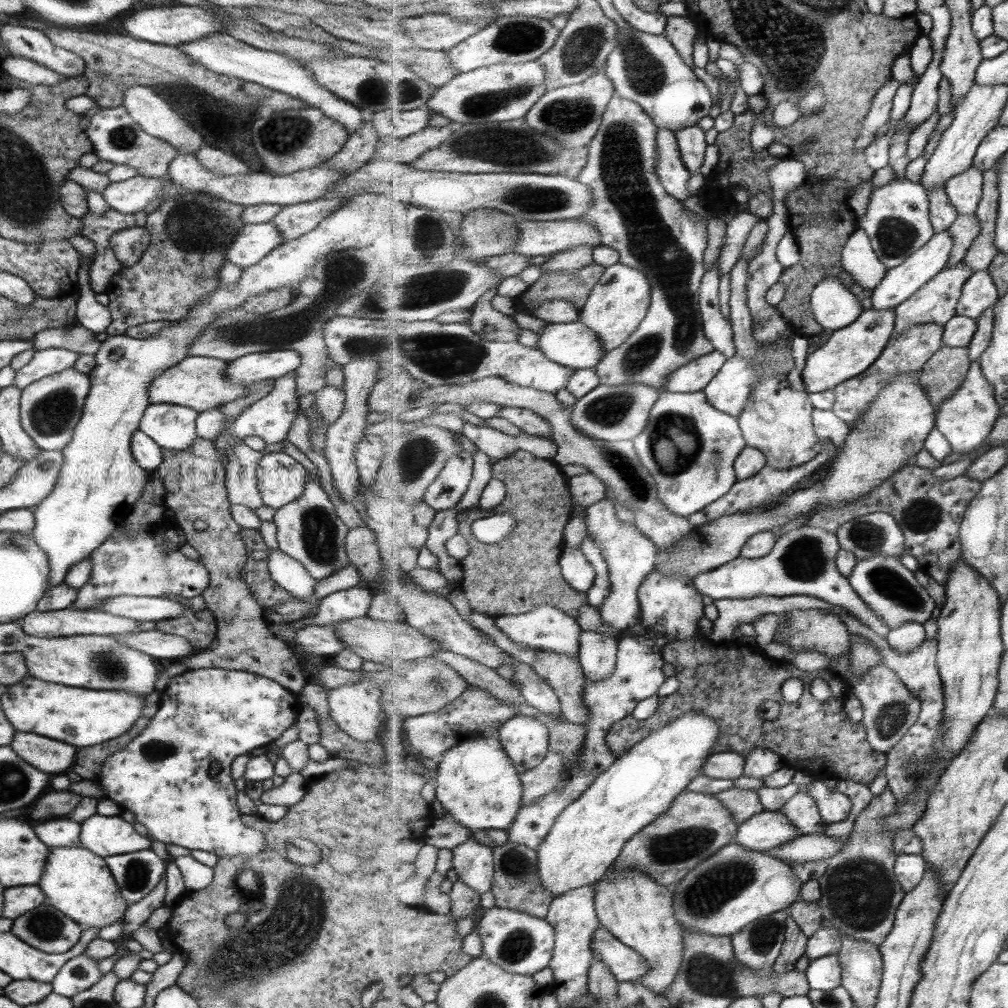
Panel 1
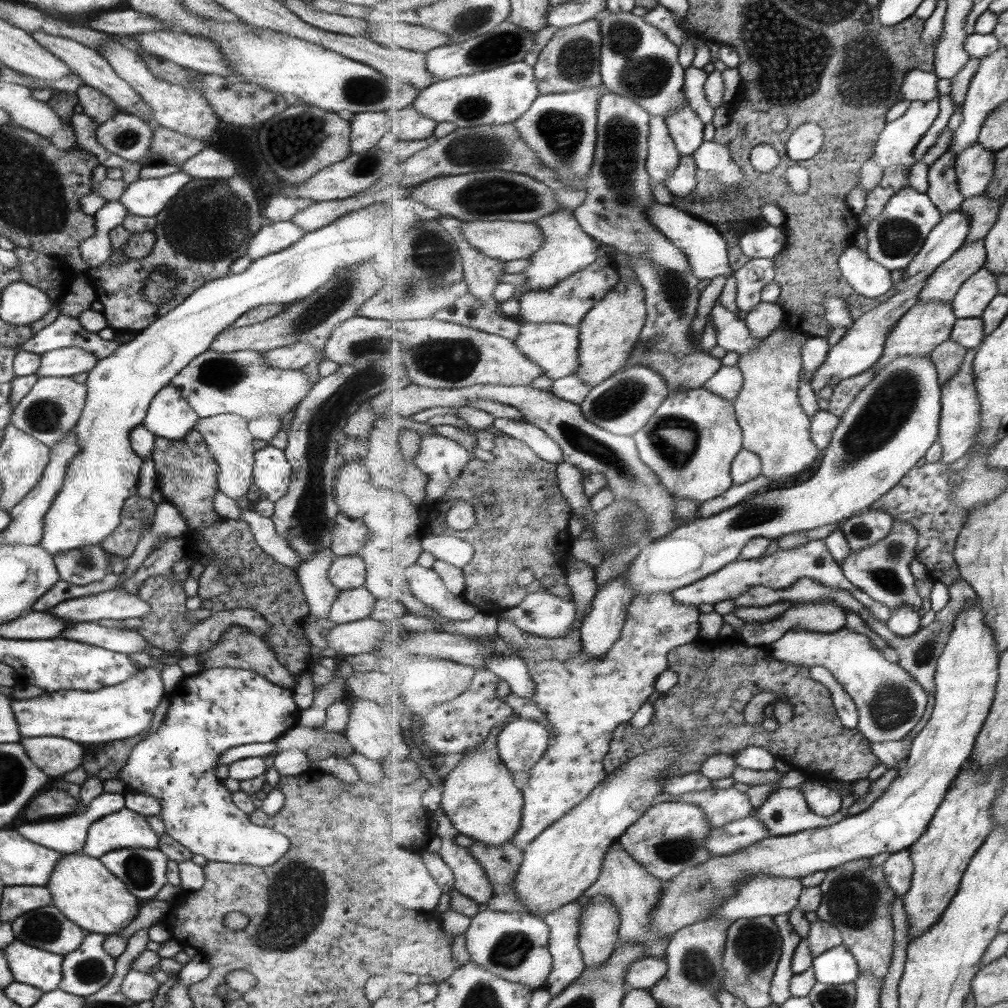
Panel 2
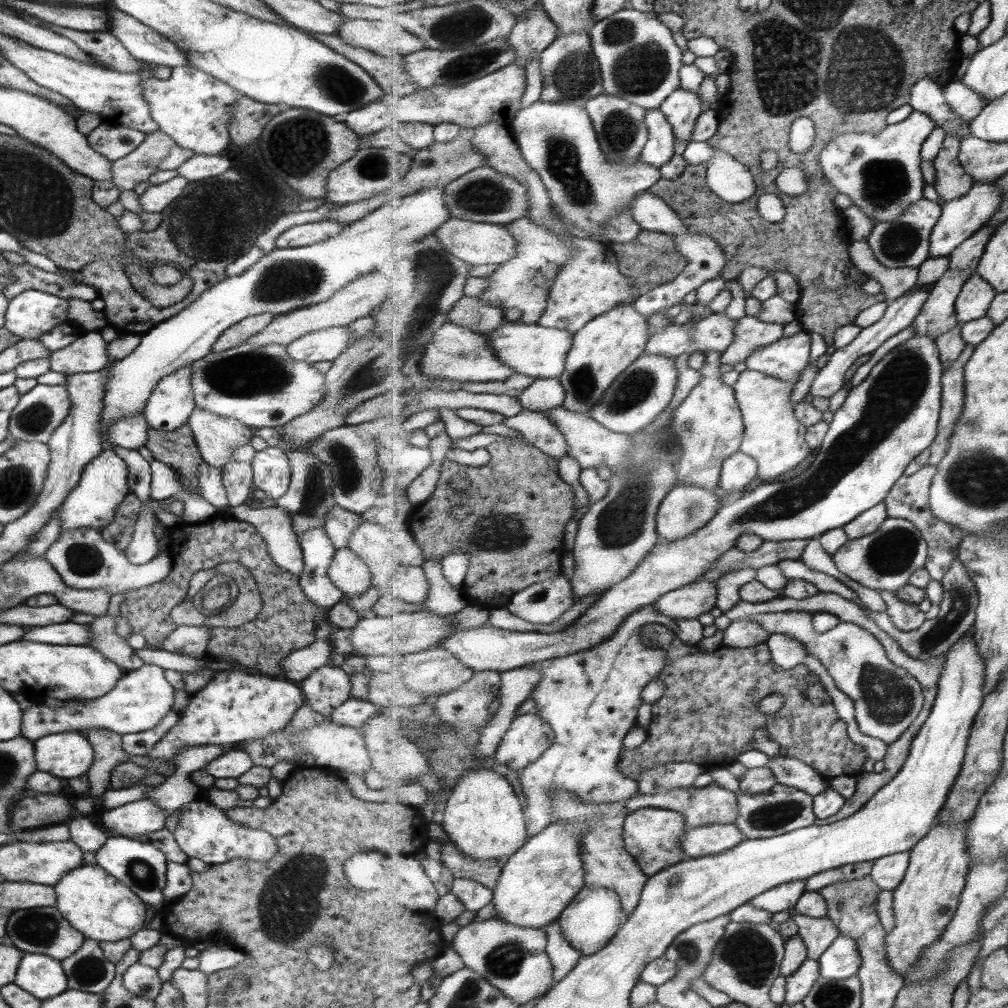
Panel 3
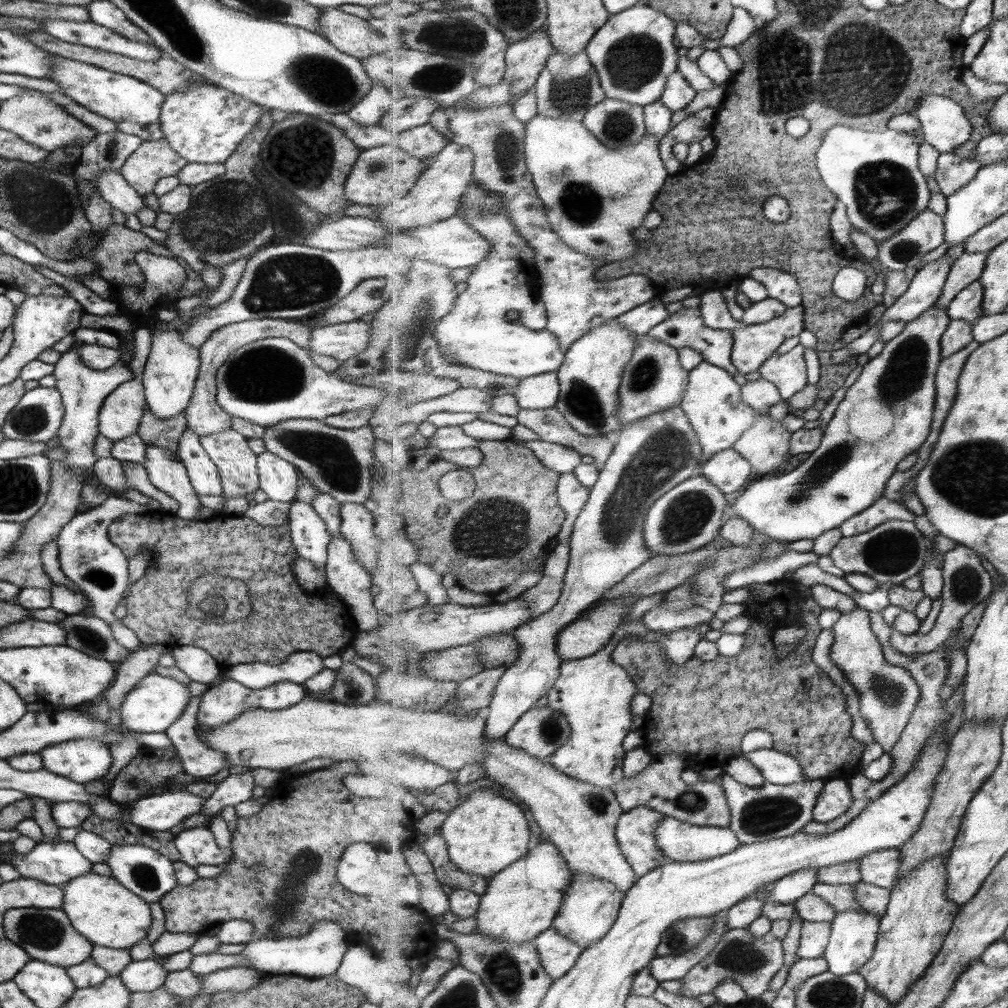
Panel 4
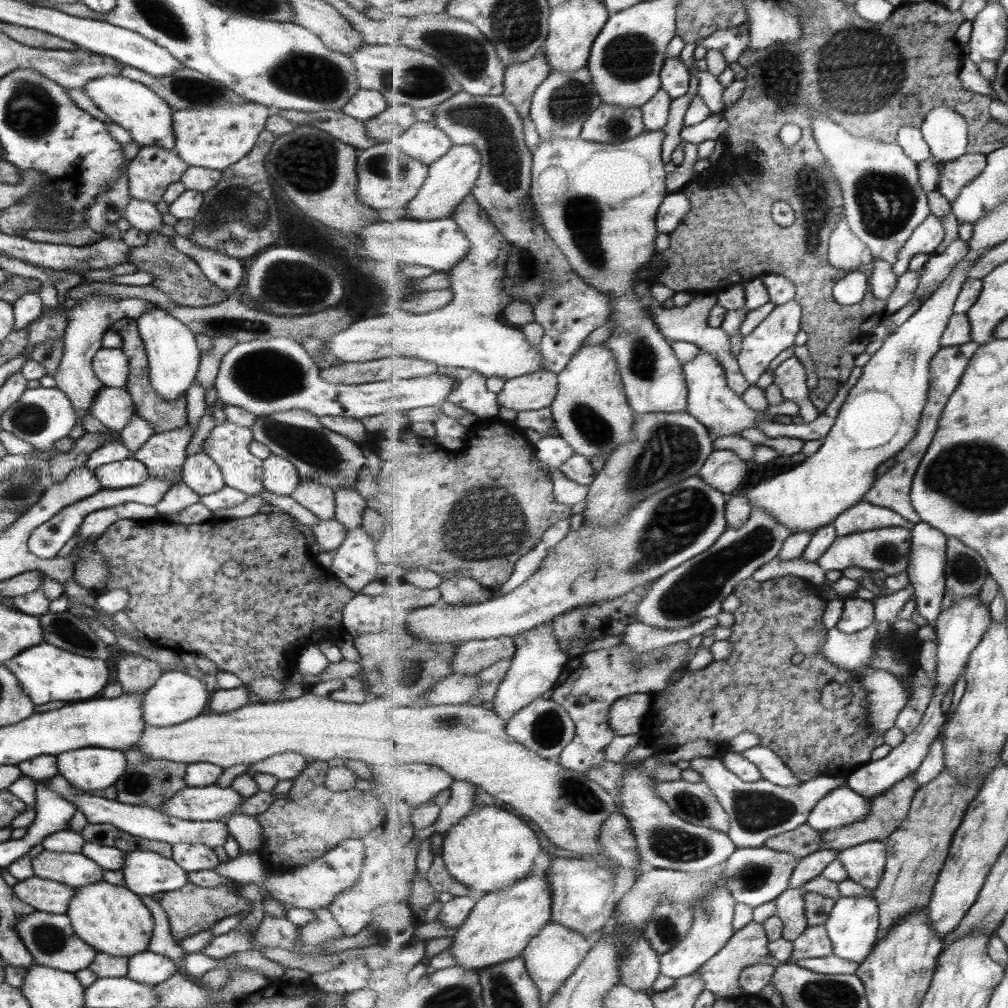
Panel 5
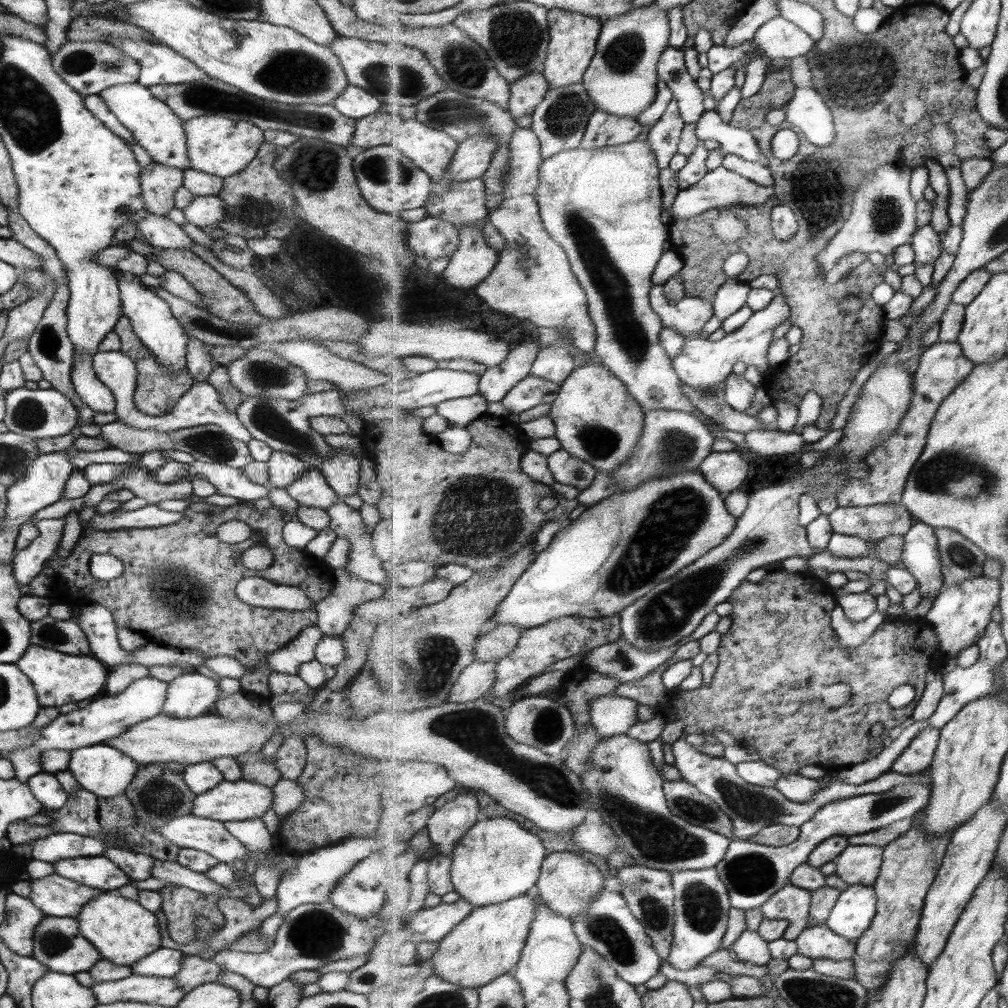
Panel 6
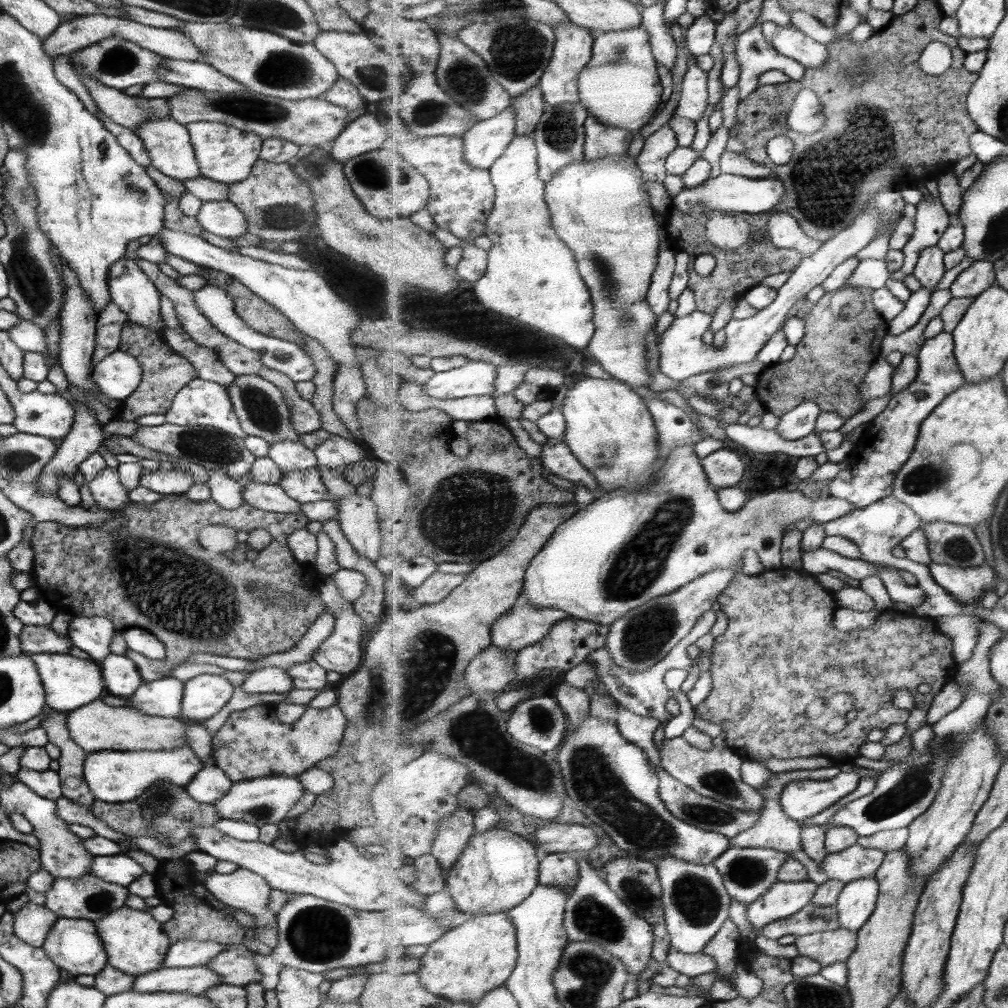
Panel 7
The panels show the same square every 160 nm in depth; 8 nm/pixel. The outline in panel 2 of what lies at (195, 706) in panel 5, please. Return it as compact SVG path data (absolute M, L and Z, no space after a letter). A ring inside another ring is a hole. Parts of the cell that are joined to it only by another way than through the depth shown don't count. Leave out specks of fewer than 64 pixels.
M142 667L135 676L114 686L93 692L51 692L31 700L15 700L11 703L11 710L22 738L59 736L75 740L79 744L95 744L138 736L148 728L150 721L155 717L155 707L165 700L159 668Z

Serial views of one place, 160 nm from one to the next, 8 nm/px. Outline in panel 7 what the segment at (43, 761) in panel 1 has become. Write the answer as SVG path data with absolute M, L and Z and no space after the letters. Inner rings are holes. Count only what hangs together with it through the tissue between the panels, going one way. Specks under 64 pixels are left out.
M187 746L162 751L112 751L111 749L87 752L83 761L83 780L97 800L104 803L121 803L135 800L150 786L164 780L173 786L185 787L202 769L202 762Z

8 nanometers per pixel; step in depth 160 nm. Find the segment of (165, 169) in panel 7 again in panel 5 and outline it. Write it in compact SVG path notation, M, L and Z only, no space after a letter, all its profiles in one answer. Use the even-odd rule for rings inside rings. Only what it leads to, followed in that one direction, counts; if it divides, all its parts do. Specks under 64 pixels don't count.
M120 74L101 76L101 78L95 76L95 79L87 82L81 90L95 104L95 108L99 108L111 120L111 123L123 128L129 134L129 138L135 145L173 150L175 140L173 140L173 128L171 128L172 111L161 98L143 84L128 80Z

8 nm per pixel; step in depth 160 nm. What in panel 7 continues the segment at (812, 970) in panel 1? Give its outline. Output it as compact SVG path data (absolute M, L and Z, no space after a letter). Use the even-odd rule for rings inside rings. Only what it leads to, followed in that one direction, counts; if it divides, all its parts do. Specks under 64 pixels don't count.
M877 876L846 883L835 906L839 911L840 928L853 932L861 930L877 908L880 891Z

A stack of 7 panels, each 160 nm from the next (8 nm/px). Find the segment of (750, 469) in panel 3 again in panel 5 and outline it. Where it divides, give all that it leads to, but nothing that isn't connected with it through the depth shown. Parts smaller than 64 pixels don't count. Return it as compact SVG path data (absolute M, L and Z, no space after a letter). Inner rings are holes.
M715 448L698 475L713 488L731 494L749 472L747 464L749 462L743 460L738 453Z

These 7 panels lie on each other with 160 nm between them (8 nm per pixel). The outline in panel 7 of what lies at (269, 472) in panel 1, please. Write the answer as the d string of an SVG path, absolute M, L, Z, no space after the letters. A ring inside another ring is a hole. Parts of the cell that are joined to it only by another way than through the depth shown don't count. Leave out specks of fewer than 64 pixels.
M282 440L268 445L267 456L277 464L281 471L316 467L313 451L307 449L301 441Z

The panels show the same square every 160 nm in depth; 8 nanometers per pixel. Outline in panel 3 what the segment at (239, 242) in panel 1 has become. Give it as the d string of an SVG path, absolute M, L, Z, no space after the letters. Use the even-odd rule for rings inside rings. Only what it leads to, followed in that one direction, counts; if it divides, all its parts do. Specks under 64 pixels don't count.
M331 220L311 222L291 226L275 240L275 249L278 248L299 248L309 244L315 244L335 236L344 229L344 224L331 222Z

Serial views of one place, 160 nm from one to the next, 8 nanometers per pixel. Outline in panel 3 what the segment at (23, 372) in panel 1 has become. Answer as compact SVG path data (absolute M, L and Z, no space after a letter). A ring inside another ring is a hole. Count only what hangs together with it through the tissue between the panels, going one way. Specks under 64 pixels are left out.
M86 331L65 348L50 352L49 368L53 372L68 375L78 372L97 372L109 365L107 343L99 332Z

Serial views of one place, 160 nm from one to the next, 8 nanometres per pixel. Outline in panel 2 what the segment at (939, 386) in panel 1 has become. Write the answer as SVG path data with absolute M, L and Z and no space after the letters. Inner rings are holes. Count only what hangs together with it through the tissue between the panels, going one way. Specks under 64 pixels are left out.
M951 339L935 348L930 357L938 368L941 384L945 384L958 374L967 353L968 348Z

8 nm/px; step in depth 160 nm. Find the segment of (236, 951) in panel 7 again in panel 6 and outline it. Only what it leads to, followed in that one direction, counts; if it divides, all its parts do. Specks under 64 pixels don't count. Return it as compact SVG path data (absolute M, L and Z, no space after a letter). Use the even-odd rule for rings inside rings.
M184 955L182 967L173 977L176 978L179 986L182 986L185 994L197 985L216 982L218 976L225 971L225 967L218 965L211 959L205 960L199 955Z

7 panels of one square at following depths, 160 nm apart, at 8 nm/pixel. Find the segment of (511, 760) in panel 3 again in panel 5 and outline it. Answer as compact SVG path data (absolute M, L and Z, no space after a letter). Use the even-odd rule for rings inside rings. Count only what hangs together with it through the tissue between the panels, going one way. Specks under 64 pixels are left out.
M539 697L513 715L506 722L506 729L515 740L527 745L542 757L558 761L565 747L575 738L577 725L562 704L557 704L551 698L544 700Z

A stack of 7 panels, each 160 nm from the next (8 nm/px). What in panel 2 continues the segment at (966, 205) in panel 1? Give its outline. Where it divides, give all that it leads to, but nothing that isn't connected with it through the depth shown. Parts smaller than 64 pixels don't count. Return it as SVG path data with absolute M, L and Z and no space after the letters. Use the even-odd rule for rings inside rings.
M981 143L968 148L955 158L959 190L964 200L983 195L996 169L996 152L988 151Z

